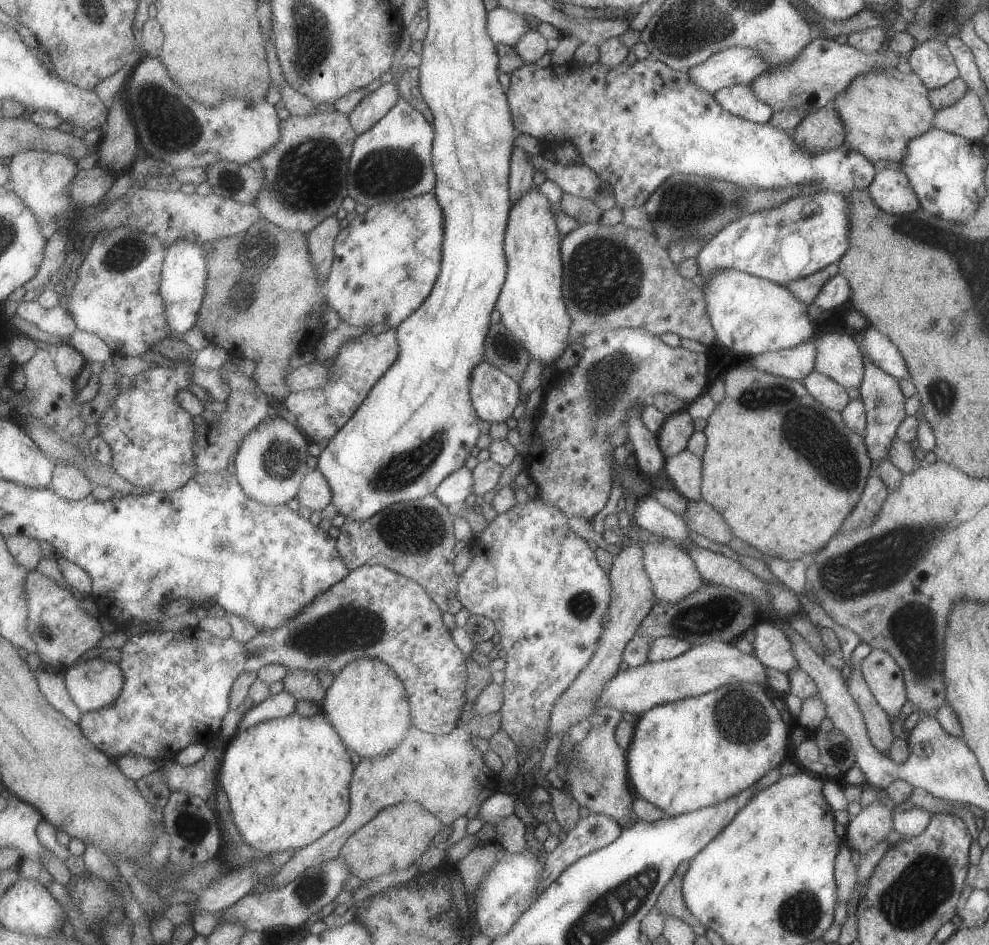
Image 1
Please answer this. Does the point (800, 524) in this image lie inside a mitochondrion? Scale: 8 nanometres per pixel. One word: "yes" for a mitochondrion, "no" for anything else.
no

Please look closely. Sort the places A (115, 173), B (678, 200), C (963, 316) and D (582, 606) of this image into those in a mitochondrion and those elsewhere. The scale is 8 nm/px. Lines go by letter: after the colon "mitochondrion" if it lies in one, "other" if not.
A: other
B: mitochondrion
C: other
D: mitochondrion

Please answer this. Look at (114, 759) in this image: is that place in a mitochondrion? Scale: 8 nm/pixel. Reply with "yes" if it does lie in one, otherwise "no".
no

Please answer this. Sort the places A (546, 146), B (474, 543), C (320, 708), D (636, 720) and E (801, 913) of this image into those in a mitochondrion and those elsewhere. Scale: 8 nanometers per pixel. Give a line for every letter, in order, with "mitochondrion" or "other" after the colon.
A: other
B: other
C: other
D: other
E: mitochondrion

